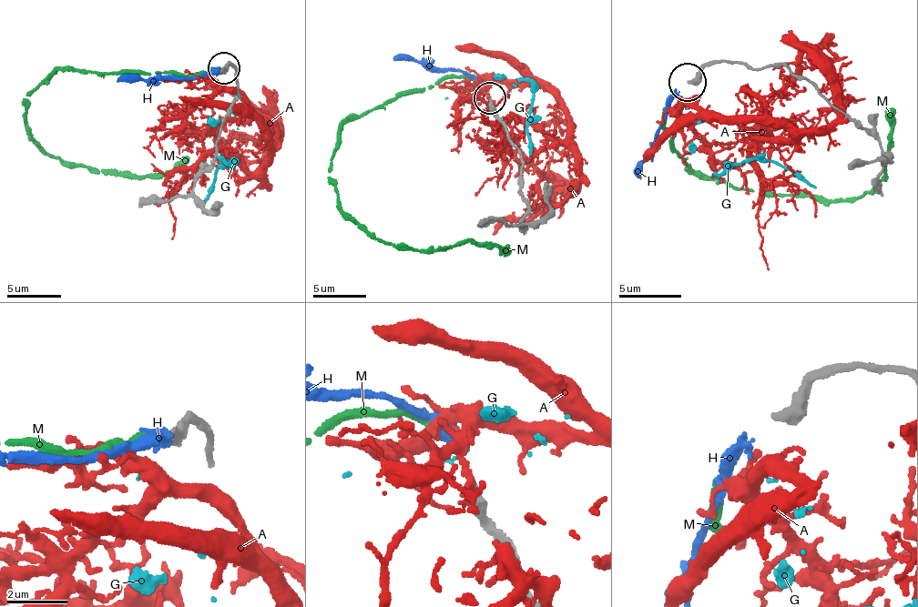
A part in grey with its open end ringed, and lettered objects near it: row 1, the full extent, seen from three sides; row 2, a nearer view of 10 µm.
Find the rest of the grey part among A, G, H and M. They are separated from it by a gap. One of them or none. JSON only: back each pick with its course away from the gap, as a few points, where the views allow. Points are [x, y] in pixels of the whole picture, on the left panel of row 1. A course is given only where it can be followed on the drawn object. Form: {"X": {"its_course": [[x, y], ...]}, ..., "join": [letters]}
{"join": []}

